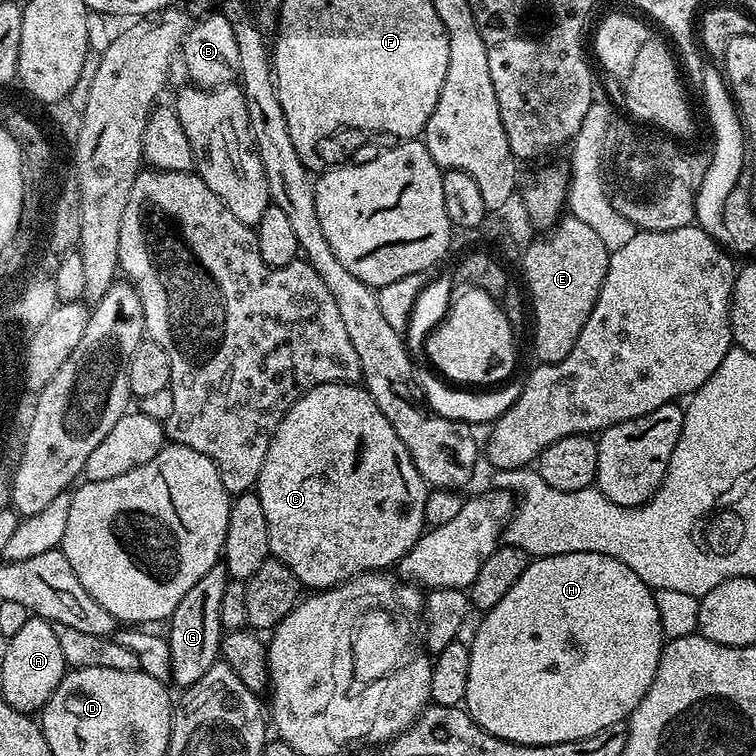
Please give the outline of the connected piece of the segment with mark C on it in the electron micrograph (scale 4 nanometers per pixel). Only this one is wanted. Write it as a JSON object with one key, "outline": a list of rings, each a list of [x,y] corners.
{"outline":[[[359,383],[314,386],[314,390],[302,394],[302,398],[298,398],[298,402],[294,402],[294,406],[290,406],[290,410],[282,418],[278,430],[274,430],[270,450],[266,450],[266,462],[262,462],[262,474],[258,474],[254,491],[256,497],[262,502],[262,510],[266,513],[266,526],[270,534],[269,553],[286,566],[290,566],[292,573],[308,590],[334,588],[365,572],[391,569],[391,564],[392,567],[399,565],[401,558],[412,549],[414,542],[418,542],[418,538],[426,531],[424,515],[430,485],[426,483],[418,466],[412,461],[410,450],[406,450],[402,438],[398,438],[398,434],[394,434],[394,426],[390,426],[390,422],[386,422],[386,414],[382,414],[382,410],[378,410],[378,402],[374,402],[368,389]]]}

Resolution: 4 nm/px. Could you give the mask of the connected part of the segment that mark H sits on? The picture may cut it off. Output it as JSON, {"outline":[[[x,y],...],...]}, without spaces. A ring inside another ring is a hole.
{"outline":[[[575,552],[533,559],[522,578],[518,578],[518,582],[510,586],[506,598],[502,598],[498,606],[483,613],[481,620],[484,621],[477,626],[476,637],[470,640],[470,678],[466,678],[463,707],[470,714],[470,718],[474,718],[478,726],[482,726],[482,730],[519,744],[570,742],[574,738],[590,738],[590,734],[598,734],[598,730],[606,730],[606,726],[625,723],[638,706],[638,702],[642,702],[646,690],[650,690],[666,643],[653,589],[649,588],[646,582],[642,582],[642,578],[638,578],[638,574],[630,570],[630,566],[606,554],[593,552]]]}

